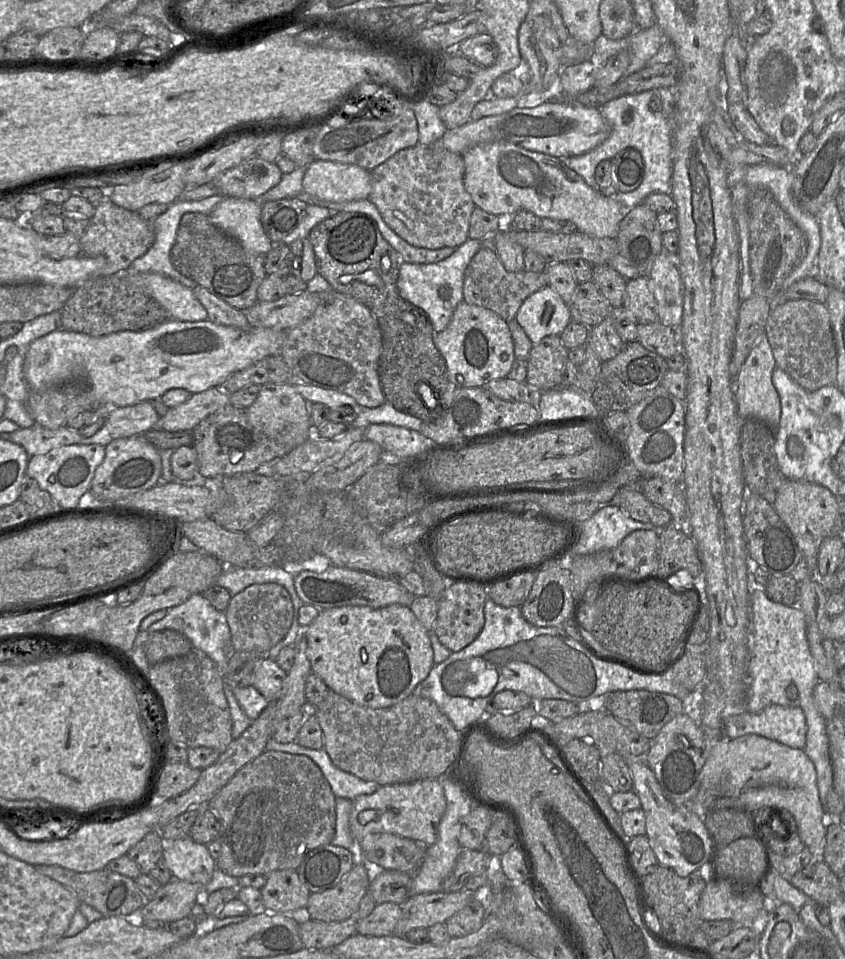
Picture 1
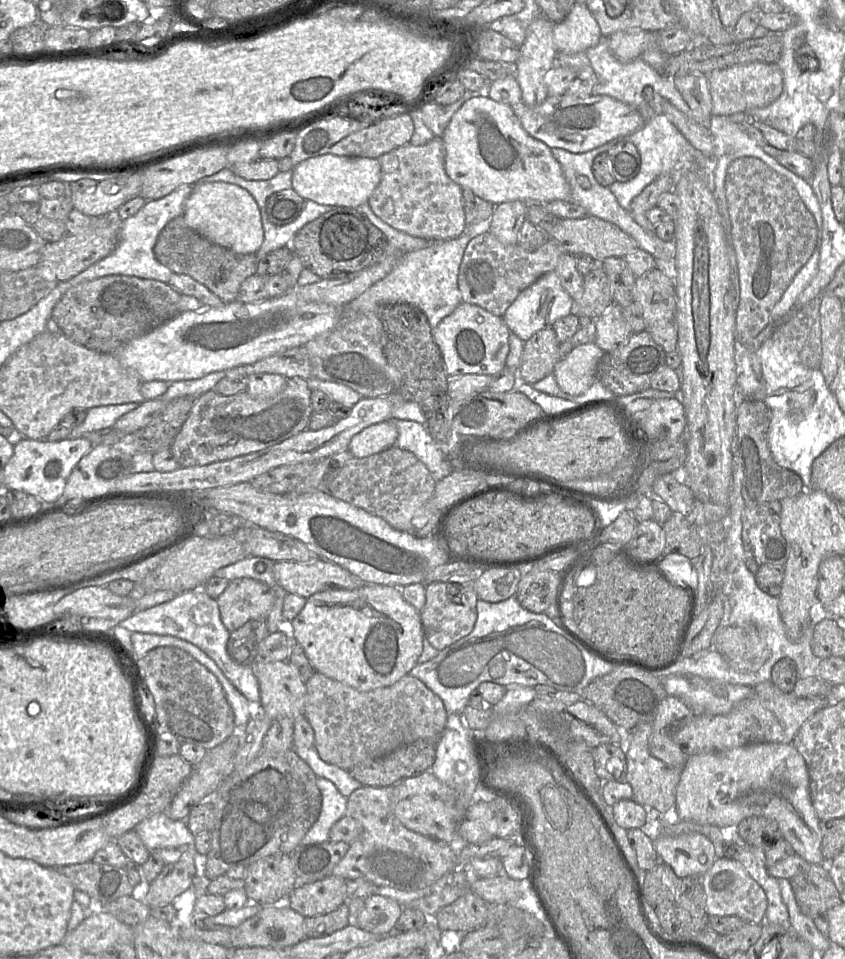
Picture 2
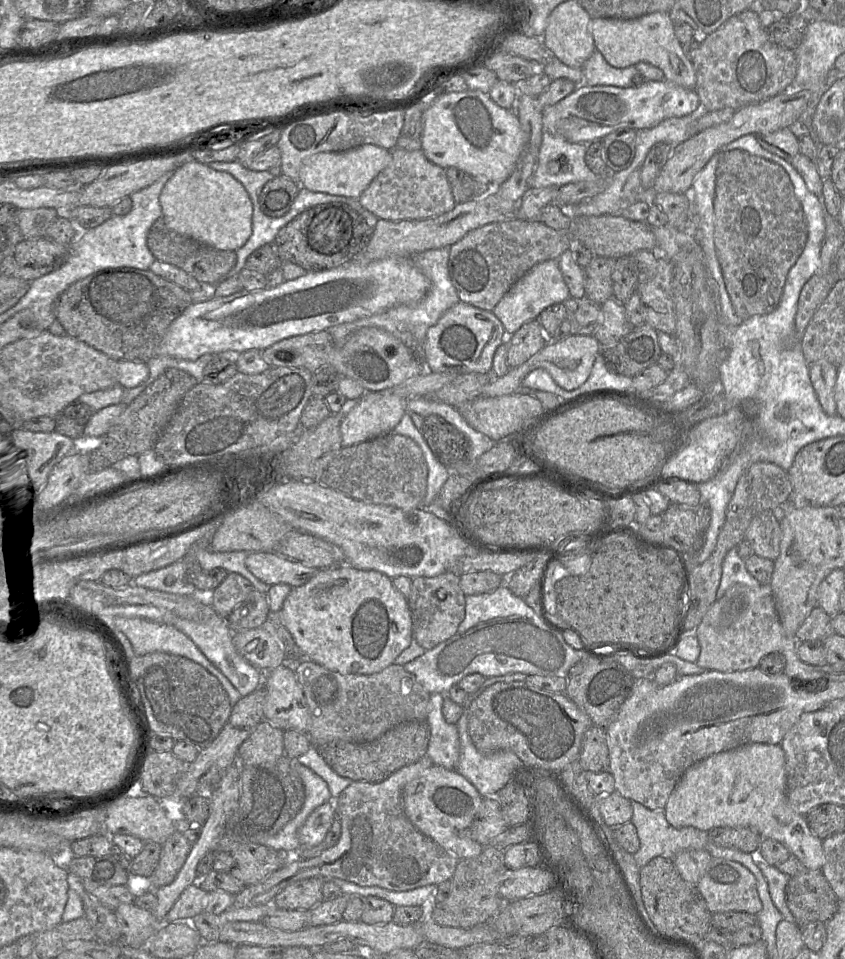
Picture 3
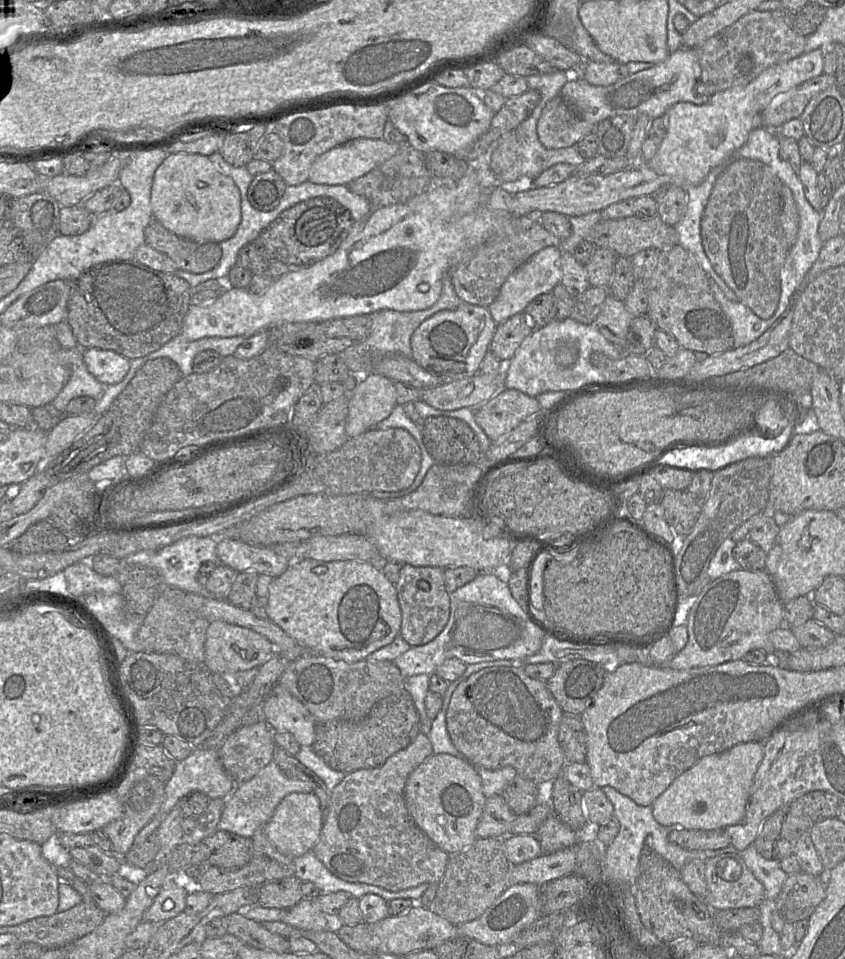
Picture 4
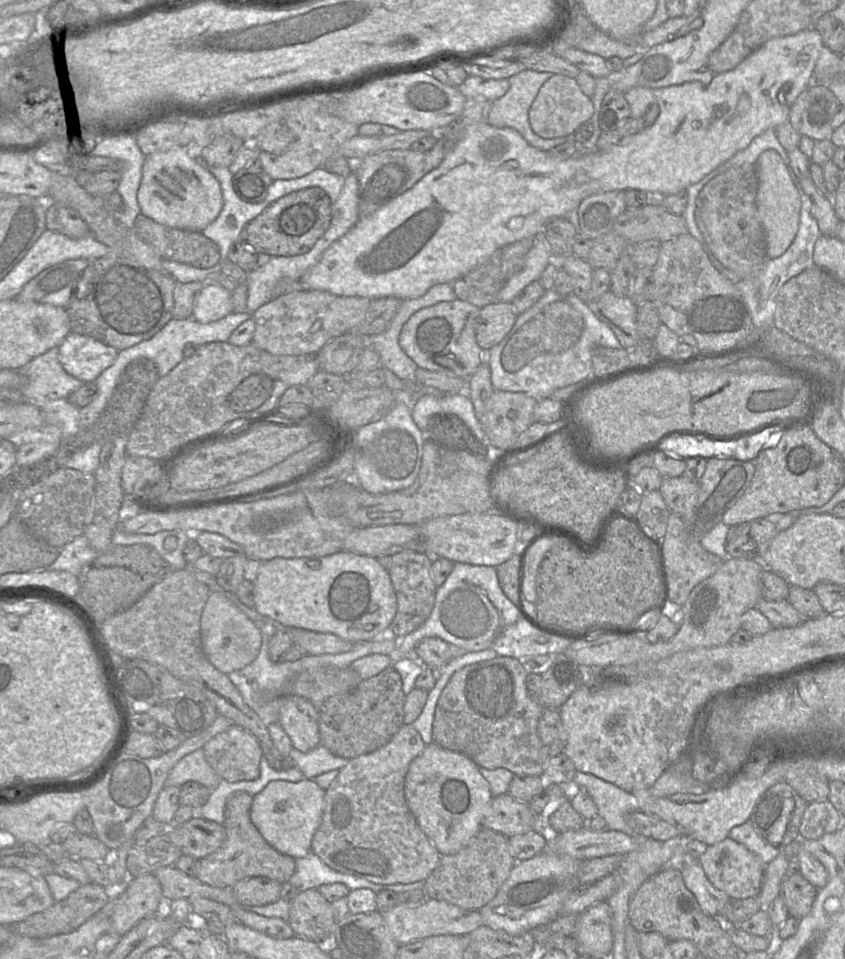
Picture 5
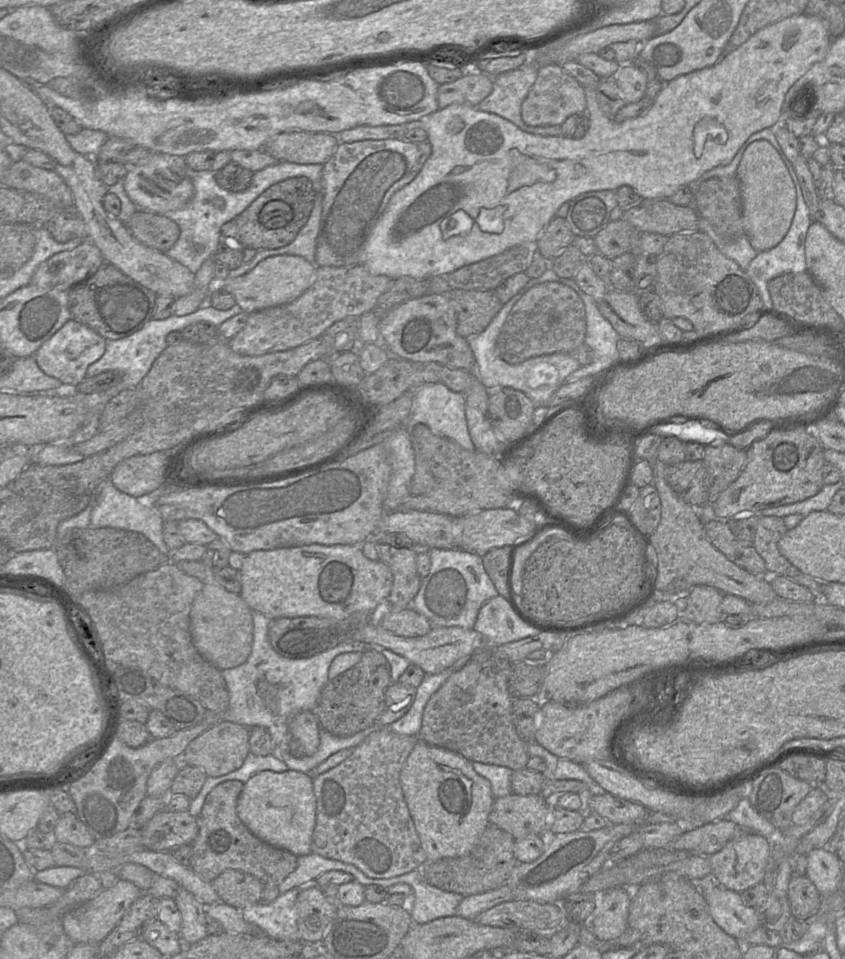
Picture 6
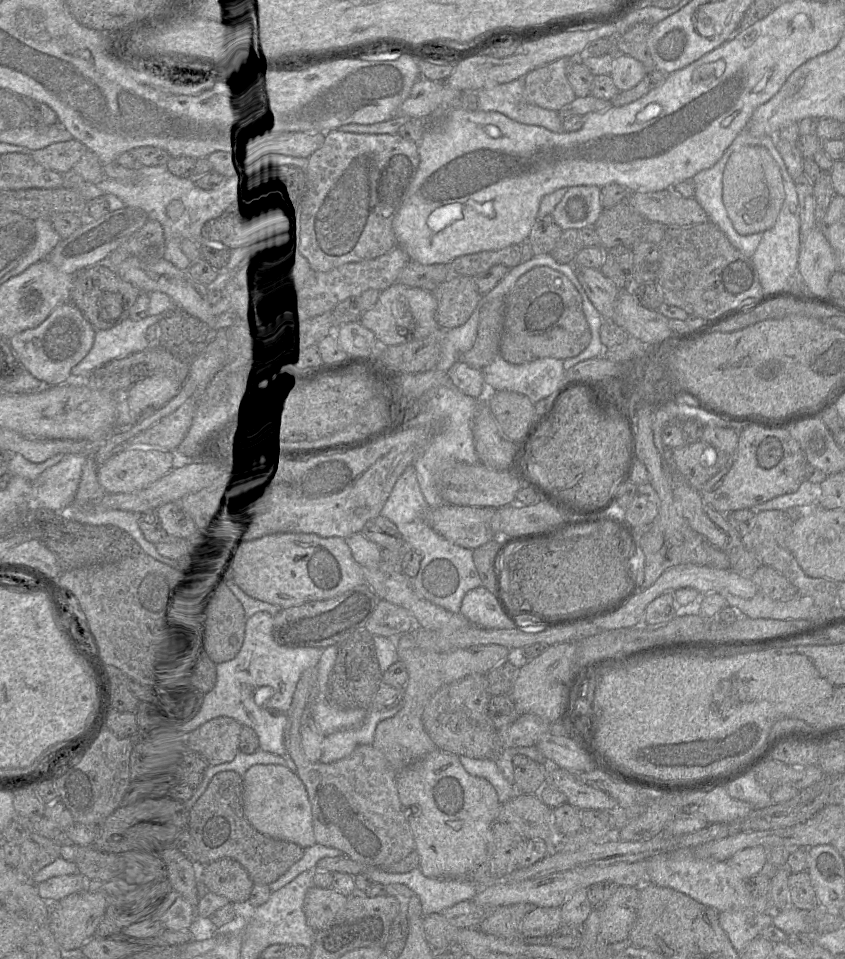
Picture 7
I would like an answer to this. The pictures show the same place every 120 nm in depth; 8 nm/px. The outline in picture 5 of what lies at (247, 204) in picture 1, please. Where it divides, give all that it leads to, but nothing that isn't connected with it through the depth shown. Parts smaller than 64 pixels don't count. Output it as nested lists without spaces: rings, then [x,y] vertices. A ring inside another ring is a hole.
[[[173,147],[146,156],[137,201],[141,213],[164,226],[202,232],[220,214],[223,195],[219,181],[204,169],[194,156],[194,152],[184,147]]]

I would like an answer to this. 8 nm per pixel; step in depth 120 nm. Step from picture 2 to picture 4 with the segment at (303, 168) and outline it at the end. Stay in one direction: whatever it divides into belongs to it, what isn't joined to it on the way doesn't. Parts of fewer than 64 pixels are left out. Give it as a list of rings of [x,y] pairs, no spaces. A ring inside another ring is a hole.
[[[388,119],[383,139],[356,138],[318,156],[310,168],[308,180],[316,184],[348,185],[392,158],[400,145],[408,145],[408,140]]]

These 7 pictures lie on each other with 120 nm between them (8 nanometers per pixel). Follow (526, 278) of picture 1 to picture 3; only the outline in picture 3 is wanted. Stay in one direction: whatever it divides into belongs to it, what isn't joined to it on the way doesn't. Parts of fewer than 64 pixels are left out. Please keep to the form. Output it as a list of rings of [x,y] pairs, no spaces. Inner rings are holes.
[[[517,217],[486,224],[471,230],[463,238],[449,247],[448,269],[459,300],[483,310],[493,311],[494,307],[530,268],[535,264],[559,259],[561,254],[572,248],[572,240],[567,232],[560,232],[546,226],[542,221],[526,221]]]

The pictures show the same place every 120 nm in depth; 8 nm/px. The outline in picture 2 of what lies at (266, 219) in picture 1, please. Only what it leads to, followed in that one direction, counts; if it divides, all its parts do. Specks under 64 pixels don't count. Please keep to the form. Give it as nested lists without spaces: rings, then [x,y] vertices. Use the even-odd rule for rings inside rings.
[[[293,188],[275,192],[266,201],[266,214],[275,225],[286,225],[300,215],[305,199]]]

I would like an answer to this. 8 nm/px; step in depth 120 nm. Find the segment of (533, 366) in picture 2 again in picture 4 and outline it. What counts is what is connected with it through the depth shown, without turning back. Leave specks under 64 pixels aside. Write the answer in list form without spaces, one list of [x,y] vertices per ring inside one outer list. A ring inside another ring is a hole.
[[[526,313],[515,314],[497,325],[489,350],[498,360],[510,360],[535,328]]]

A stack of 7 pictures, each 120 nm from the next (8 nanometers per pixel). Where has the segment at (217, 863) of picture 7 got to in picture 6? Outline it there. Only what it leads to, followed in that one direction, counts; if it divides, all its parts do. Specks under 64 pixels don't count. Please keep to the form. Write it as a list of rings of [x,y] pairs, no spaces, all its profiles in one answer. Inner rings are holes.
[[[233,869],[222,872],[211,884],[222,902],[238,909],[258,903],[264,889],[253,875]]]

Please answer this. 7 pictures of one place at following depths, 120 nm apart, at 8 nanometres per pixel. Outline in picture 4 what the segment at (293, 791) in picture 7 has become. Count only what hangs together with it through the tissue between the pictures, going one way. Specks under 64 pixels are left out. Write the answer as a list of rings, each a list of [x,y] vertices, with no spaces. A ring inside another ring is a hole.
[[[290,793],[277,805],[270,820],[262,827],[268,840],[284,855],[301,856],[317,843],[322,828],[323,816],[318,797],[312,793]]]

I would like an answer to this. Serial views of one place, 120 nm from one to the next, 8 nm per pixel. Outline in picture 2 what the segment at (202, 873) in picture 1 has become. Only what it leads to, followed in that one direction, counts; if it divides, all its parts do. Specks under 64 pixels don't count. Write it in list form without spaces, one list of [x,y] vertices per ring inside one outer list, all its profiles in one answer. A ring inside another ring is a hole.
[[[166,811],[143,819],[133,830],[150,854],[159,855],[165,864],[176,862],[185,851],[195,850],[195,838],[186,821],[171,819]]]

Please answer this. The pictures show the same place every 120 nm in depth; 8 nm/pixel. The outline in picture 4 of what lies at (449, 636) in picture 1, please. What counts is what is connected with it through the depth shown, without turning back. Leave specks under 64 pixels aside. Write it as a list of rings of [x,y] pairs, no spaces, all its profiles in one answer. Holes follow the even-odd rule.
[[[403,564],[394,586],[401,609],[399,635],[411,647],[429,643],[442,632],[450,617],[450,593],[445,588],[444,569]]]

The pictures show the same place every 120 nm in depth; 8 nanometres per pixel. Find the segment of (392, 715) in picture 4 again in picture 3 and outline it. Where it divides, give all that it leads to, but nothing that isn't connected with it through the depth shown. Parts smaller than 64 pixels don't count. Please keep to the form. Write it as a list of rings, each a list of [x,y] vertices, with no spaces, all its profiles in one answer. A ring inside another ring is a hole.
[[[426,720],[400,723],[379,738],[365,743],[336,740],[317,746],[325,762],[340,776],[352,781],[380,782],[398,769],[417,762],[427,753],[430,728]]]

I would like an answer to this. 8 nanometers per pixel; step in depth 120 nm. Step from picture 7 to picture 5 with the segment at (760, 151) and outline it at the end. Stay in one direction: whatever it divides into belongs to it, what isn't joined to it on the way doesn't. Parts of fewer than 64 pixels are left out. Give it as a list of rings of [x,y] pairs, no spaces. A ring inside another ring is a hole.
[[[766,150],[761,153],[757,162],[759,186],[756,195],[756,207],[759,220],[764,230],[767,257],[780,257],[794,241],[800,222],[801,199],[794,185],[788,169],[775,150]]]

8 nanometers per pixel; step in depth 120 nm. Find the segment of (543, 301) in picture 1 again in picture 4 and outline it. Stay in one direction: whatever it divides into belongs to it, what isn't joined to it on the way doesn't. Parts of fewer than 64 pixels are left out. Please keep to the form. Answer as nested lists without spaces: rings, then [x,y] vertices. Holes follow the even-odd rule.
[[[560,245],[543,248],[508,276],[495,300],[487,307],[497,325],[505,322],[515,314],[523,313],[526,306],[535,297],[552,292],[553,288],[561,283],[561,254]]]

